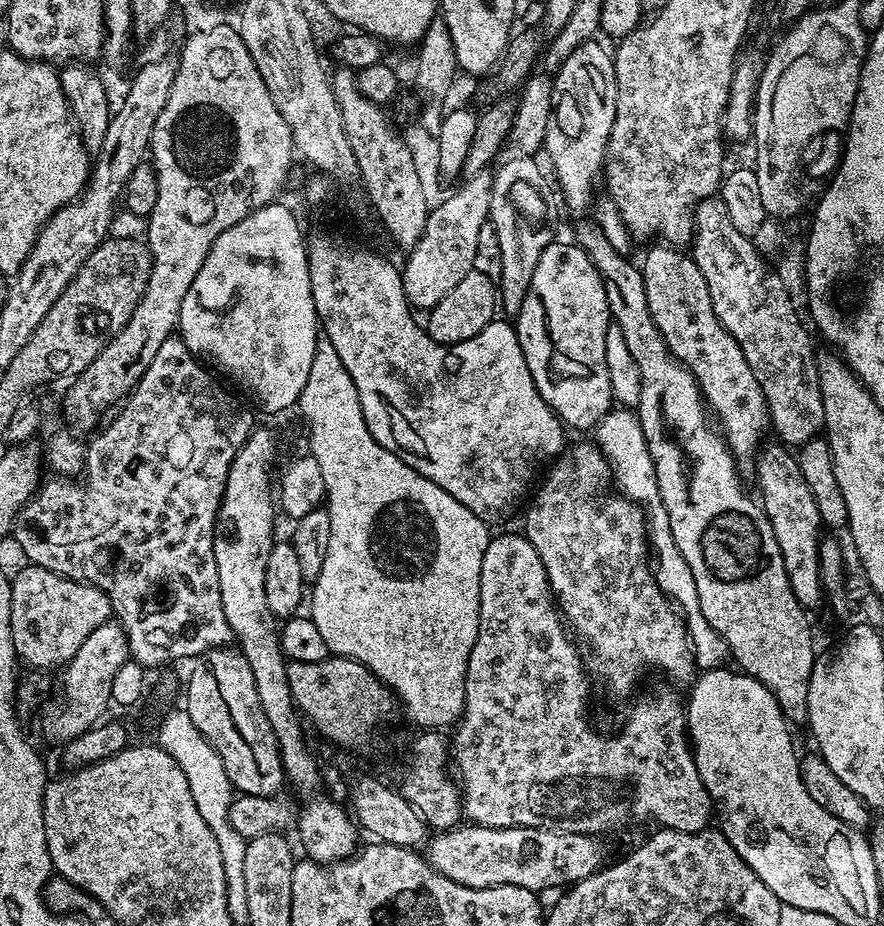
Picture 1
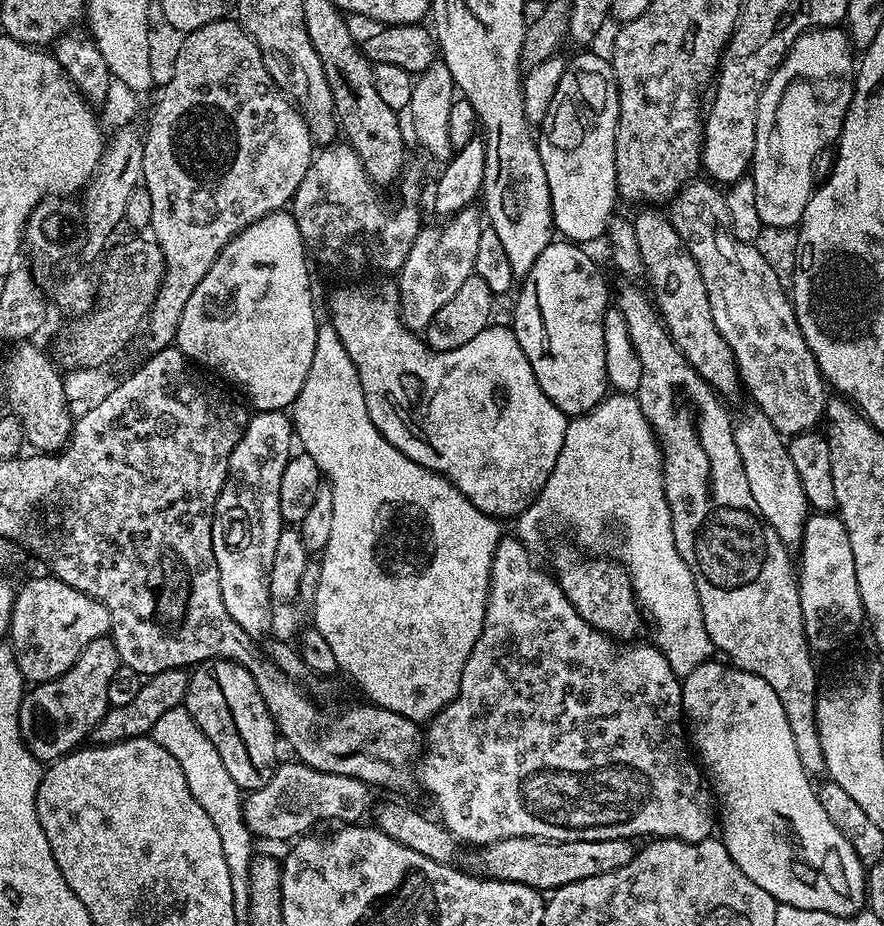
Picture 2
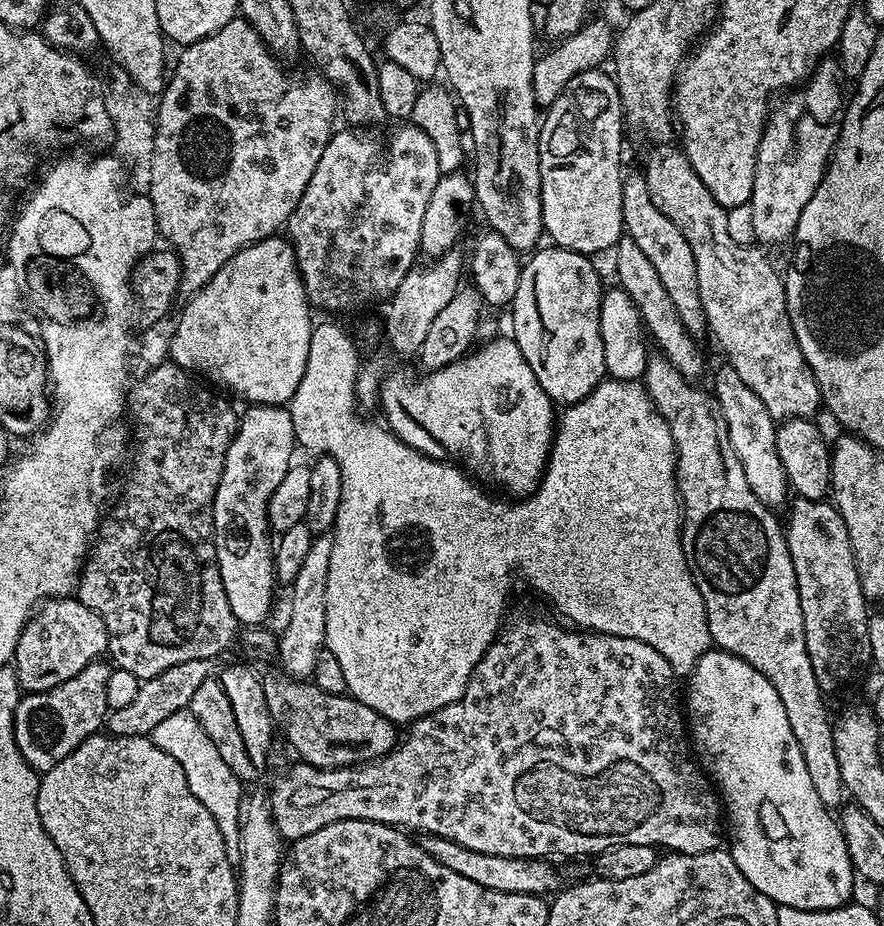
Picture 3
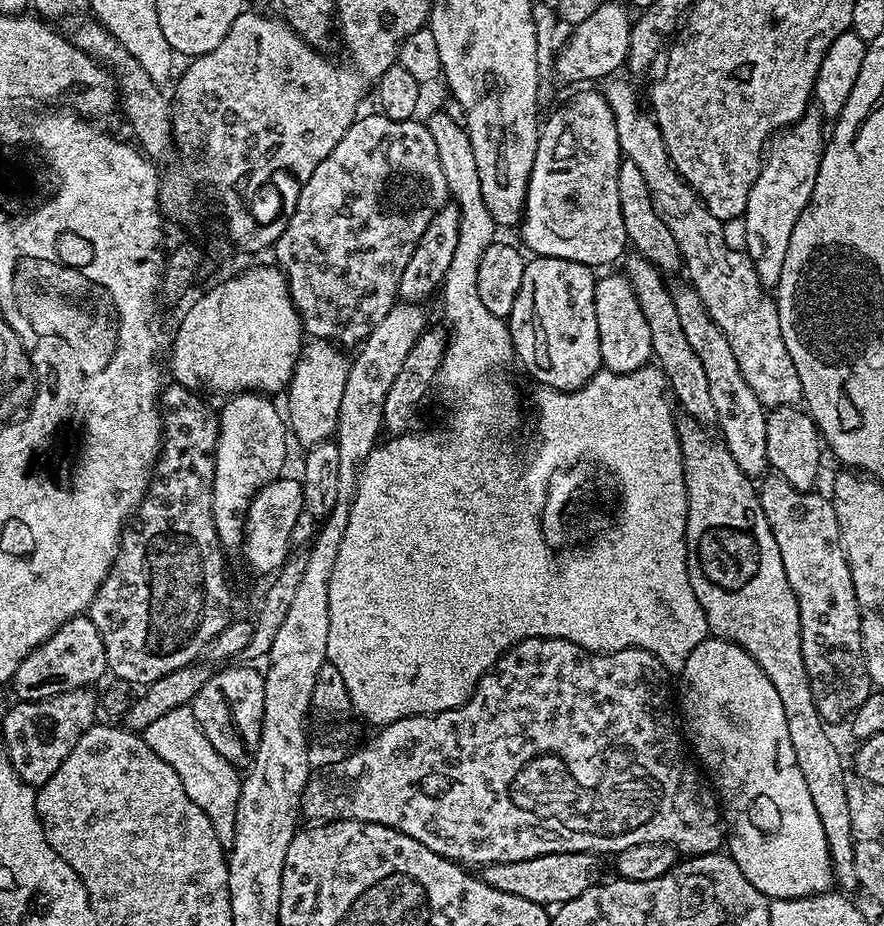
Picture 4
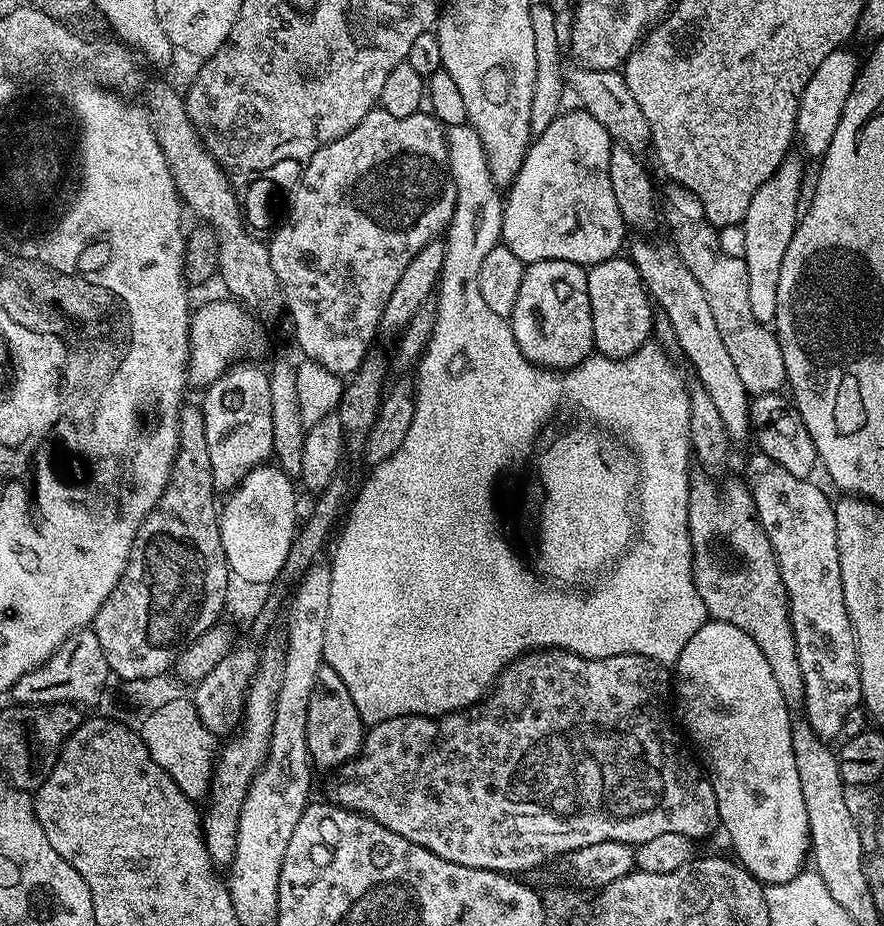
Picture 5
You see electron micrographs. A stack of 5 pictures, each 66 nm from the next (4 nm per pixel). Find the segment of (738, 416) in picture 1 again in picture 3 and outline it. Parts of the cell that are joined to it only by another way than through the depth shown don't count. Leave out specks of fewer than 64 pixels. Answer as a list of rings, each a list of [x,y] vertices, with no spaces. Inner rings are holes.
[[[637,170],[624,176],[622,218],[624,232],[630,238],[634,238],[634,242],[638,242],[642,254],[646,254],[646,258],[650,258],[654,265],[654,270],[658,270],[658,278],[662,278],[662,286],[666,286],[666,294],[670,294],[674,301],[674,310],[678,310],[678,318],[682,318],[682,326],[686,326],[692,337],[700,338],[708,328],[708,319],[704,314],[698,290],[698,270],[694,254],[690,250],[690,242],[684,237],[682,230],[678,230],[678,226],[674,226],[674,222],[670,222],[670,218],[666,218],[666,214],[662,214],[658,206],[654,206],[654,198],[650,198],[643,171]]]

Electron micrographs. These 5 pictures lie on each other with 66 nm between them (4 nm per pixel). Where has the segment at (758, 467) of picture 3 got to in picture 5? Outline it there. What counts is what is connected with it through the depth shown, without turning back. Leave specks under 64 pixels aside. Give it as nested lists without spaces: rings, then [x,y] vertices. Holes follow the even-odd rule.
[[[636,240],[632,244],[630,253],[632,265],[640,272],[640,280],[651,299],[655,301],[662,311],[663,319],[670,322],[670,326],[676,335],[676,343],[679,351],[684,351],[684,356],[696,367],[695,379],[714,398],[714,406],[718,415],[722,418],[722,426],[726,426],[729,441],[749,439],[752,426],[752,414],[750,411],[750,393],[742,386],[742,378],[738,378],[738,370],[734,370],[734,361],[730,359],[730,353],[726,350],[726,342],[722,342],[722,334],[718,330],[718,322],[714,322],[714,310],[710,310],[710,302],[694,274],[686,266],[686,262],[680,256],[680,252],[671,243],[651,244],[648,240]]]

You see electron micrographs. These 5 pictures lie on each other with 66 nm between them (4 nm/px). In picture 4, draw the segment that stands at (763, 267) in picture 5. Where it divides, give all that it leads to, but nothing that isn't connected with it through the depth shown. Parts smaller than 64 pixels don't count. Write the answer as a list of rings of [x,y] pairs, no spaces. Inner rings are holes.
[[[812,115],[801,116],[795,124],[781,128],[771,137],[742,217],[746,228],[744,251],[752,259],[761,284],[768,290],[775,289],[780,280],[782,262],[786,262],[786,246],[790,246],[790,234],[794,234],[794,222],[798,222],[802,210],[810,202],[818,166],[824,157],[826,128],[824,132],[819,115]]]

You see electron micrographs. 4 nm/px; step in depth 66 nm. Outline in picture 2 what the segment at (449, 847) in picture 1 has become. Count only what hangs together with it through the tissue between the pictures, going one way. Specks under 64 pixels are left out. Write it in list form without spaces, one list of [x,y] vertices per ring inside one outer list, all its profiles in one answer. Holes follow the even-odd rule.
[[[516,838],[481,847],[476,864],[481,873],[494,880],[509,880],[525,884],[537,890],[555,890],[570,882],[582,882],[582,878],[594,878],[622,870],[635,858],[637,845],[632,840],[595,840],[594,842],[562,842],[526,840]],[[484,871],[484,872],[483,872]]]

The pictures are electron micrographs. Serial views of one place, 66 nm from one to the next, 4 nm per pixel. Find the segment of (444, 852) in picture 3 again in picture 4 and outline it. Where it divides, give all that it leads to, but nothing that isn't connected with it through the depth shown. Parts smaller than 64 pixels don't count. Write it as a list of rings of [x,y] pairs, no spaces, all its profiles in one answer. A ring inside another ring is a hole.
[[[555,852],[526,858],[522,862],[485,864],[479,869],[478,875],[486,882],[486,886],[494,886],[494,890],[518,894],[518,898],[545,906],[559,906],[578,898],[578,894],[586,894],[586,890],[601,883],[600,860],[601,857],[595,852]]]

